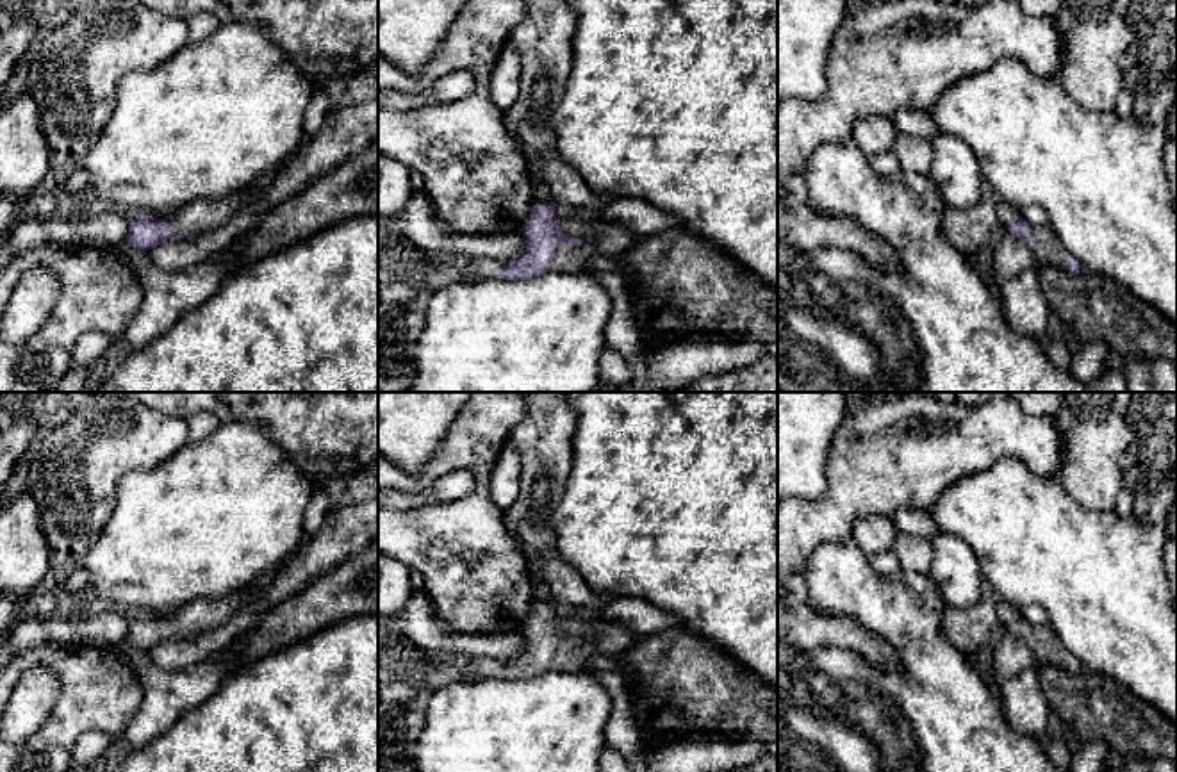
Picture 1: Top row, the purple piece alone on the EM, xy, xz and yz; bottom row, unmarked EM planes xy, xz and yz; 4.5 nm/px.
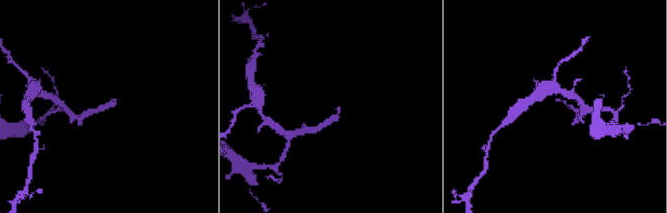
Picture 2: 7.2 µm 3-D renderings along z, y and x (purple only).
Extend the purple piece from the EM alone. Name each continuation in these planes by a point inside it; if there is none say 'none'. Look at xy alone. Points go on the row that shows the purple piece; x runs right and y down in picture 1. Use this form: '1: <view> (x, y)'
1: xy (346, 132)

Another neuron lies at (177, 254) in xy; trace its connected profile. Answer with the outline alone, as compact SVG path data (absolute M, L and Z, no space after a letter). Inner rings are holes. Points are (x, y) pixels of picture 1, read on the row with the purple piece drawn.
M248 205L230 216L223 225L196 237L171 239L146 251L148 259L166 271L196 266L232 246L253 228L260 212Z

